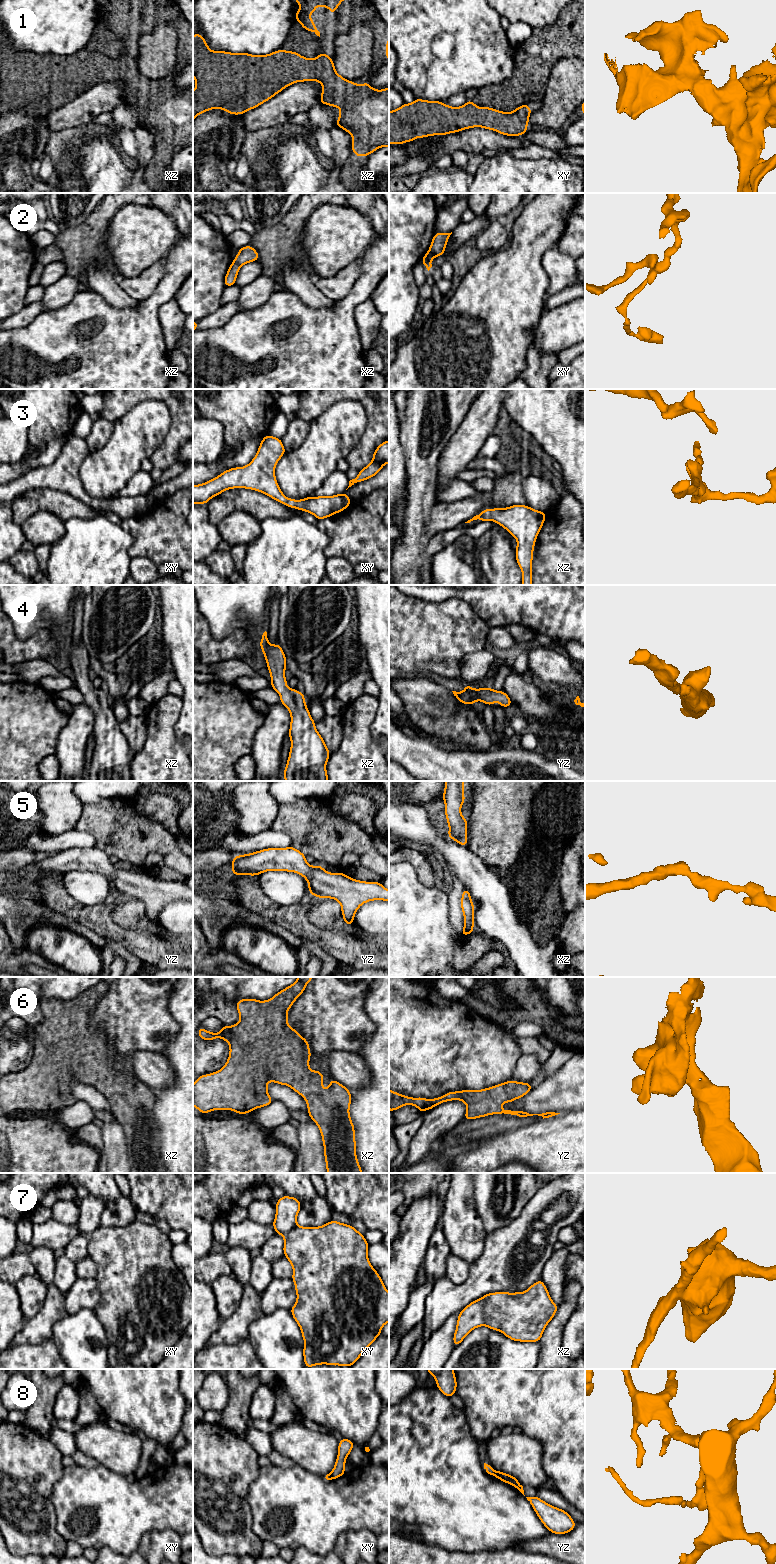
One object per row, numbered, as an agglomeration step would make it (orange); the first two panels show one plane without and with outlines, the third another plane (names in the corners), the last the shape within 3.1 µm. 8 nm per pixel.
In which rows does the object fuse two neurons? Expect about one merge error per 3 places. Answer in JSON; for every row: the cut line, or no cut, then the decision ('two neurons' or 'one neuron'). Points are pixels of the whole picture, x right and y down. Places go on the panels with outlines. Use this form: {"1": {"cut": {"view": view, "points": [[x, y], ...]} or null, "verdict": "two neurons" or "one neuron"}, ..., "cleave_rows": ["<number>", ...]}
{"1": {"cut": null, "verdict": "one neuron"}, "2": {"cut": {"view": "xz", "points": [[233, 260], [240, 266]]}, "verdict": "two neurons"}, "3": {"cut": null, "verdict": "one neuron"}, "4": {"cut": null, "verdict": "one neuron"}, "5": {"cut": null, "verdict": "one neuron"}, "6": {"cut": null, "verdict": "one neuron"}, "7": {"cut": {"view": "xz", "points": [[482, 1297], [484, 1301], [484, 1324]]}, "verdict": "two neurons"}, "8": {"cut": {"view": "yz", "points": [[494, 1471], [500, 1478], [517, 1482]]}, "verdict": "two neurons"}, "cleave_rows": ["2", "7", "8"]}

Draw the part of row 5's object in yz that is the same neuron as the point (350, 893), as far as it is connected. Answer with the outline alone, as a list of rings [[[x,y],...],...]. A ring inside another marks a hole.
[[[292,846],[287,848],[267,848],[250,854],[234,856],[232,875],[260,875],[266,871],[295,872],[303,876],[308,882],[309,894],[321,899],[331,898],[341,904],[343,921],[350,926],[359,907],[369,901],[384,900],[389,902],[389,890],[380,882],[366,882],[353,879],[342,872],[329,873],[322,865],[311,866],[306,862],[306,856]]]

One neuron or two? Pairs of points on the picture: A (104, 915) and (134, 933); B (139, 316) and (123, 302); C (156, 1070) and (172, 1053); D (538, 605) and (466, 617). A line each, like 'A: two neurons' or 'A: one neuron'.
A: one neuron
B: two neurons
C: two neurons
D: two neurons

